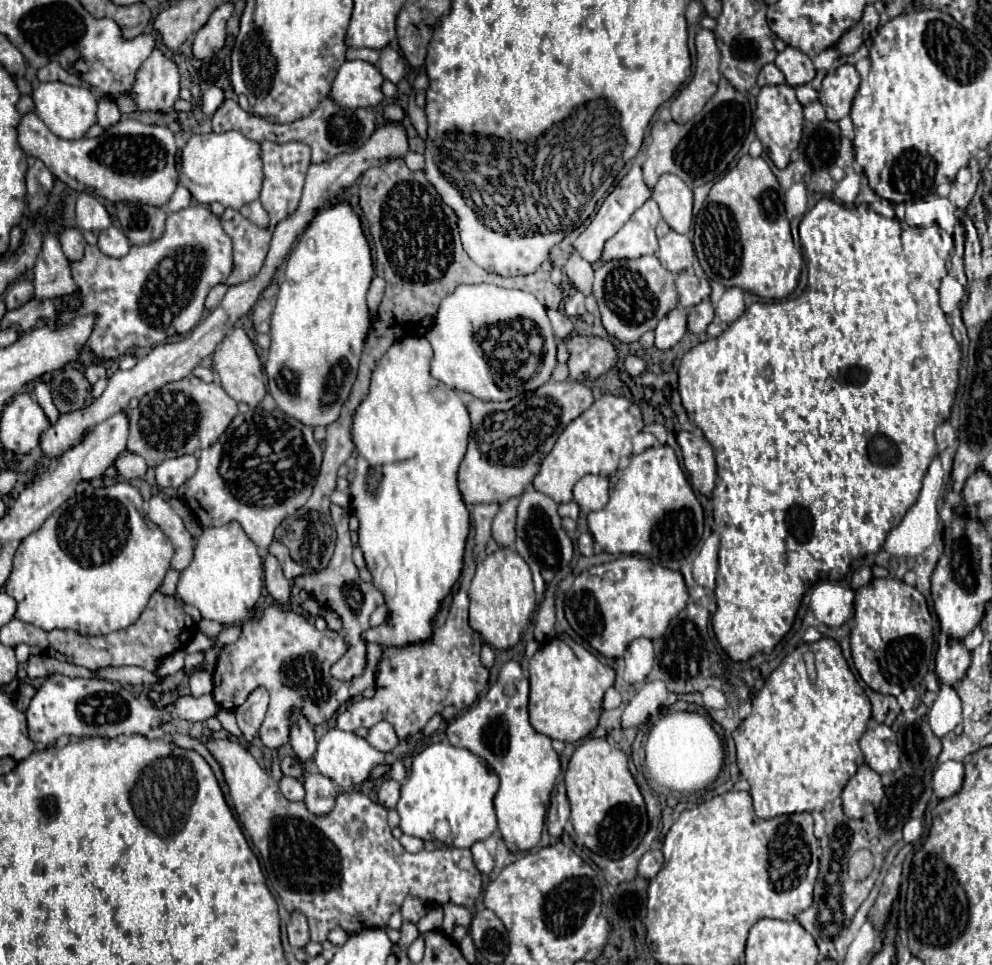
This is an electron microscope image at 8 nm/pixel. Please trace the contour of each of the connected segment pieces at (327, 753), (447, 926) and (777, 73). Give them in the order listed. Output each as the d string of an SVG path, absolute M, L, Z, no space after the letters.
M332 729L328 731L320 741L318 741L318 751L314 755L314 761L316 761L316 767L322 775L330 777L334 783L338 783L342 789L350 789L354 785L360 785L364 783L372 769L376 765L382 765L384 763L384 753L374 749L372 745L368 745L366 739L354 735L354 733L348 733L348 731L340 731L340 729Z
M444 903L442 905L444 909L444 923L442 923L442 931L450 937L452 935L452 929L454 925L462 925L462 927L468 927L470 921L472 921L472 915L466 907L460 907L460 905L454 905L454 903Z
M766 65L758 75L758 85L780 85L784 83L784 75L776 65Z

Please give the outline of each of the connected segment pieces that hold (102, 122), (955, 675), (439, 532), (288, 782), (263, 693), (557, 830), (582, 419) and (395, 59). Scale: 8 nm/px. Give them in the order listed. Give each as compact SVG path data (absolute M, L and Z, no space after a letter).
M100 101L98 103L98 125L108 129L120 121L120 111L114 101Z
M948 639L940 645L936 653L936 677L942 685L956 685L970 667L970 653L964 649L962 641Z
M402 337L402 339L394 341L390 345L390 349L382 355L382 359L378 361L378 365L376 365L376 369L372 373L368 395L358 405L358 409L354 413L354 421L352 421L352 441L356 445L358 457L356 457L356 477L354 477L352 485L350 485L350 495L352 495L352 509L354 509L354 513L356 513L358 521L360 521L358 543L362 547L366 565L368 565L372 577L374 577L374 585L384 593L386 607L388 607L386 621L380 627L362 633L362 637L365 641L380 643L380 645L388 643L388 645L402 647L404 643L418 643L420 639L428 639L428 635L432 633L432 617L436 615L436 611L440 607L440 601L450 593L452 585L460 577L464 545L466 545L466 537L468 537L470 515L468 515L468 509L466 509L466 505L464 505L464 501L460 497L460 491L458 491L458 485L456 485L456 473L458 473L458 465L464 459L466 445L468 445L470 417L468 417L466 405L458 397L458 393L454 389L450 389L448 385L436 381L430 375L430 359L432 359L432 347L430 347L426 337Z
M282 777L280 779L280 791L290 801L302 801L304 799L304 785L302 779L296 777Z
M258 687L254 689L246 703L240 705L234 715L236 715L236 721L238 721L238 727L240 731L244 733L244 737L250 741L252 737L256 737L262 721L264 721L264 715L268 711L268 691L264 687Z
M558 789L552 797L552 803L548 807L548 831L552 837L560 837L564 831L564 825L570 817L570 803L564 793L564 789Z
M616 395L598 397L588 411L584 411L564 429L550 455L544 459L540 473L534 479L534 489L556 499L556 503L572 501L572 487L578 479L588 473L600 473L606 463L610 463L608 473L612 475L620 459L632 455L632 439L642 431L642 427L644 421L636 403Z
M384 47L380 51L380 61L378 61L378 69L382 73L384 79L398 83L404 77L404 61L400 57L398 51L394 51L392 47Z

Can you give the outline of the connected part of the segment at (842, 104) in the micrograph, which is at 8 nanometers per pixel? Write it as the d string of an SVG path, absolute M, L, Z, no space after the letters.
M848 63L836 67L824 77L820 99L826 107L828 121L840 121L850 115L850 107L858 91L858 85L860 85L860 75L854 69L854 65Z

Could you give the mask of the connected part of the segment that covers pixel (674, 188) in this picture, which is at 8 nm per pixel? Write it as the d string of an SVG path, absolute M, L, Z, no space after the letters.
M662 175L652 189L652 199L662 207L662 219L680 233L692 227L692 189L676 175Z

